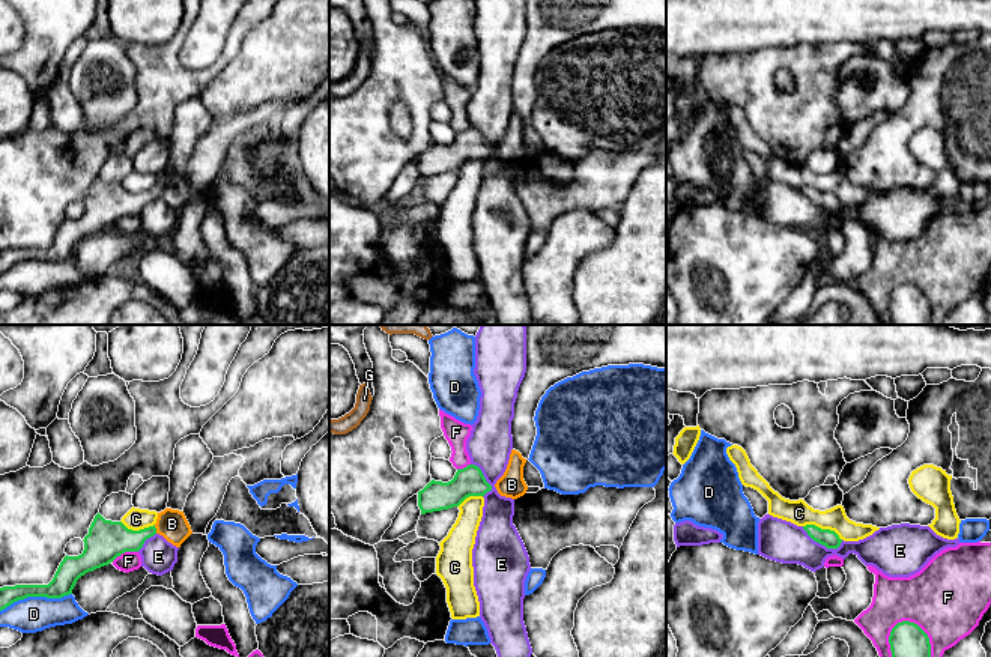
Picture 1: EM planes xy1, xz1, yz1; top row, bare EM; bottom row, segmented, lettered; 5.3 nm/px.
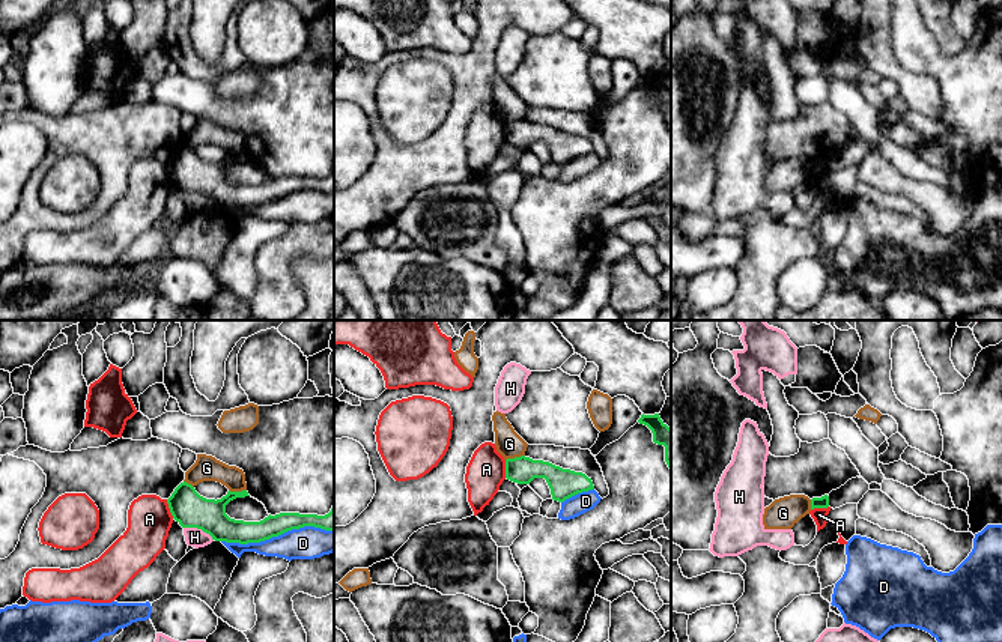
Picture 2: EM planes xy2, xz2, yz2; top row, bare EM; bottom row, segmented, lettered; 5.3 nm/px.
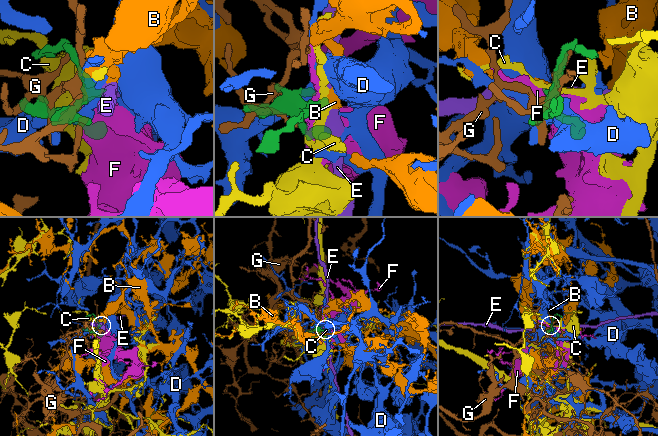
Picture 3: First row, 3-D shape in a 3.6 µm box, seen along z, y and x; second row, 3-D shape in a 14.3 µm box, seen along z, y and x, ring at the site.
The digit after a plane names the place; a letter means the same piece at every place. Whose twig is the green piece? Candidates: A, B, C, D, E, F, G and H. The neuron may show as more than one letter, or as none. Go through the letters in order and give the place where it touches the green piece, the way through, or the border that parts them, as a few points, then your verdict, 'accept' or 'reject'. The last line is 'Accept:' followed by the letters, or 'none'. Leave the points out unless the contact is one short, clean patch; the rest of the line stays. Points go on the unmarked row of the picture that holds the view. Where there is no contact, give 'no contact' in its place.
A: contact xy2 (170, 172); border xy2 (166, 163), (173, 181); reject
B: contact xy1 (155, 193); way xy1 (110, 202), (137, 202), (155, 193), (172, 187); accept
C: contact yz1 (823, 193); border yz1 (803, 188), (829, 191), (841, 203); reject
D: contact xy2 (277, 199); reject
E: contact yz1 (821, 206); border yz1 (802, 190), (814, 203), (827, 211), (836, 211), (842, 205); reject
F: contact xy1 (124, 215); reject
G: contact xz2 (515, 121); reject
H: contact xy2 (199, 191); border xy2 (184, 190), (200, 191), (212, 203); reject
Accept: B

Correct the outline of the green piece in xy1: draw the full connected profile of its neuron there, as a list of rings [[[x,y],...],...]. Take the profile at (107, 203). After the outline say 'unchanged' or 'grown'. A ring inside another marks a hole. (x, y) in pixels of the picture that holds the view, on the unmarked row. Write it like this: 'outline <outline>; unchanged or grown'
outline [[[165,171],[158,176],[153,189],[132,194],[122,185],[95,179],[89,197],[84,200],[84,213],[78,220],[65,220],[48,248],[15,248],[0,251],[0,274],[27,260],[62,262],[72,257],[77,244],[89,235],[113,226],[125,215],[138,215],[144,204],[155,197],[162,198],[176,210],[192,197],[183,174]]]; grown

